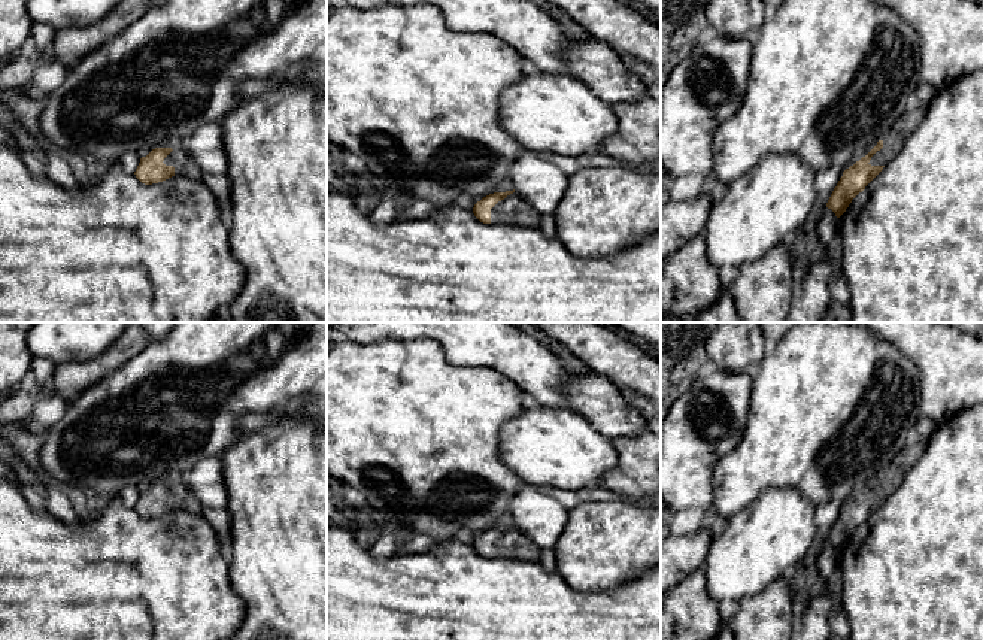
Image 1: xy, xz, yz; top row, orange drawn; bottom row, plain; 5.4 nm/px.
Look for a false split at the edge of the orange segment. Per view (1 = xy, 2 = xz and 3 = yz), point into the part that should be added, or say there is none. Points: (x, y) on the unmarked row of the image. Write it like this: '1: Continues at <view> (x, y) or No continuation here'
1: Continues at xy (181, 494)
2: Continues at xz (513, 543)
3: Continues at yz (895, 473)

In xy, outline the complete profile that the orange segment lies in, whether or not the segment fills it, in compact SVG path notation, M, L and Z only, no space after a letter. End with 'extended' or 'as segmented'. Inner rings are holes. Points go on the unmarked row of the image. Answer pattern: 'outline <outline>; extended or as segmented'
outline M155 482L146 491L140 492L134 509L142 518L152 519L175 509L200 513L203 506L185 482L178 485Z; extended

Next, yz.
outline M928 439L905 446L865 491L843 506L826 537L826 542L831 543L837 552L846 546L852 534L865 524L883 501L898 489L910 467L917 462L926 446Z; extended

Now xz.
outline M513 525L494 527L473 542L474 550L483 558L518 558L540 562L541 549Z; extended

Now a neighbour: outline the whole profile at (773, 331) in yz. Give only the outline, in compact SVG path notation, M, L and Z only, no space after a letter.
M758 322L768 348L777 345L798 324L803 322Z

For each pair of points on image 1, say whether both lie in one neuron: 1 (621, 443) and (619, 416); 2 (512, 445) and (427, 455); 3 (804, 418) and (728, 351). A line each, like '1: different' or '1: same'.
1: different
2: different
3: different

